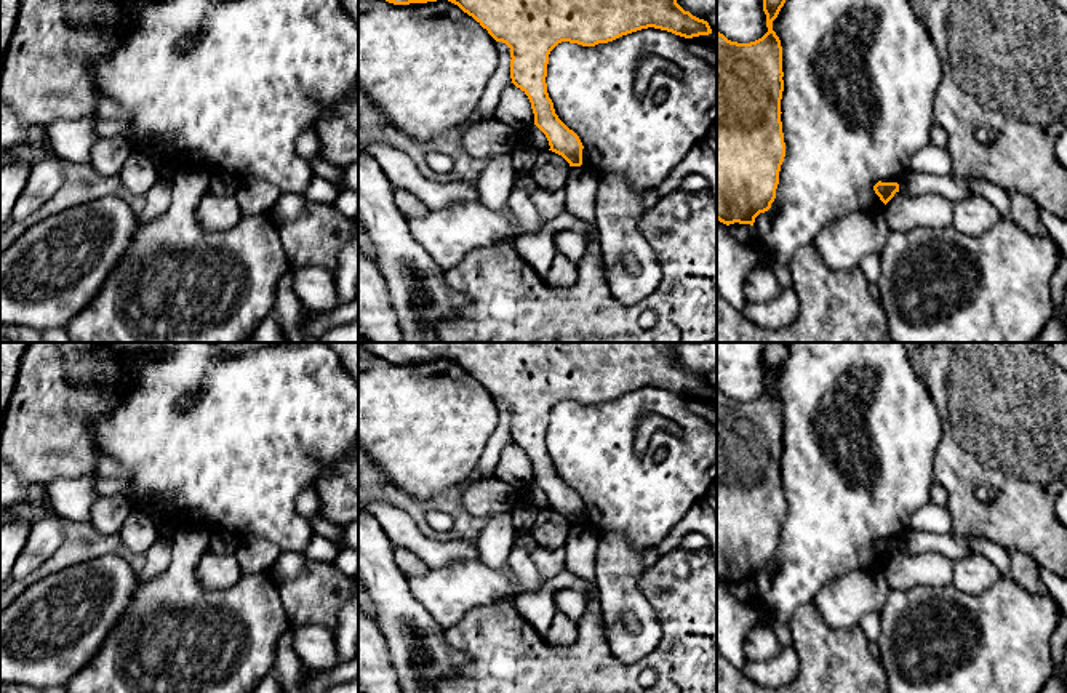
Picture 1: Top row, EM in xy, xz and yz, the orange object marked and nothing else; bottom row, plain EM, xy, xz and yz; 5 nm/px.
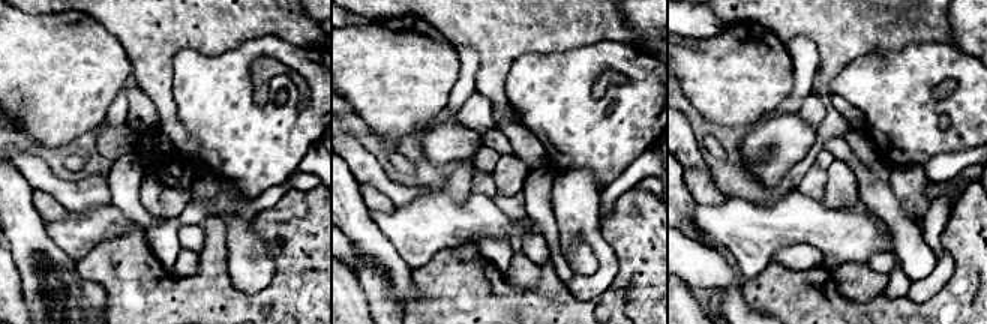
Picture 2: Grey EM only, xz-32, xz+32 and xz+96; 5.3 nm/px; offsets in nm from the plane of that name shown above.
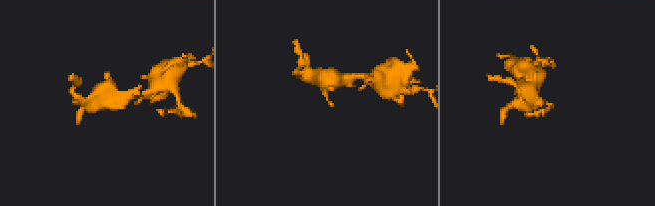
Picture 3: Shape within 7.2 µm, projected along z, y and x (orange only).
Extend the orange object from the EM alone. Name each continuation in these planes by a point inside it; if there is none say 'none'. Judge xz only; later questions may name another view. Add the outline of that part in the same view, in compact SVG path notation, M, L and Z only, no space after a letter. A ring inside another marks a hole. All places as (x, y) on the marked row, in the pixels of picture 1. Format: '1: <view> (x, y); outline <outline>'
none

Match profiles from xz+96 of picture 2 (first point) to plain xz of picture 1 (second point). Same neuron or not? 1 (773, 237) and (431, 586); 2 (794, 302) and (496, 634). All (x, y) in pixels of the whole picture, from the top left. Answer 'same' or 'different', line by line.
1: same
2: same

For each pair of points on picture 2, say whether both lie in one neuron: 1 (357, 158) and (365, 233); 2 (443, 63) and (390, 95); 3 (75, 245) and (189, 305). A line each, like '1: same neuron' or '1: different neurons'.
1: different neurons
2: same neuron
3: different neurons

